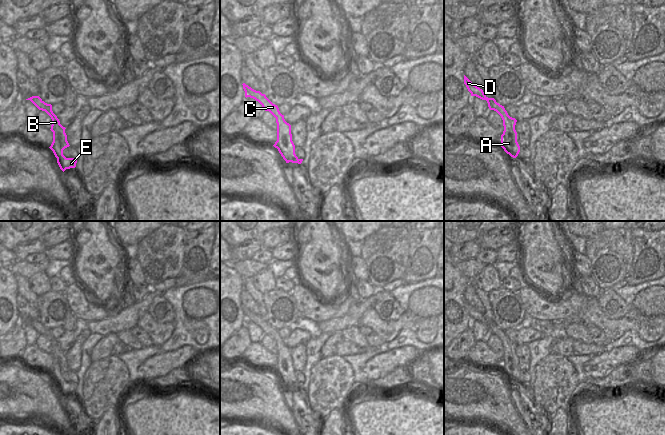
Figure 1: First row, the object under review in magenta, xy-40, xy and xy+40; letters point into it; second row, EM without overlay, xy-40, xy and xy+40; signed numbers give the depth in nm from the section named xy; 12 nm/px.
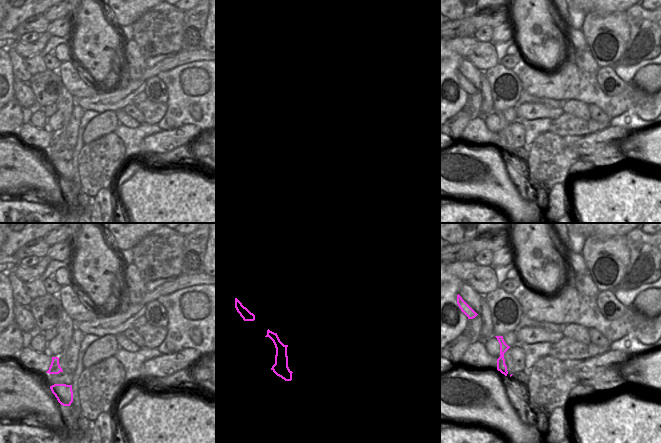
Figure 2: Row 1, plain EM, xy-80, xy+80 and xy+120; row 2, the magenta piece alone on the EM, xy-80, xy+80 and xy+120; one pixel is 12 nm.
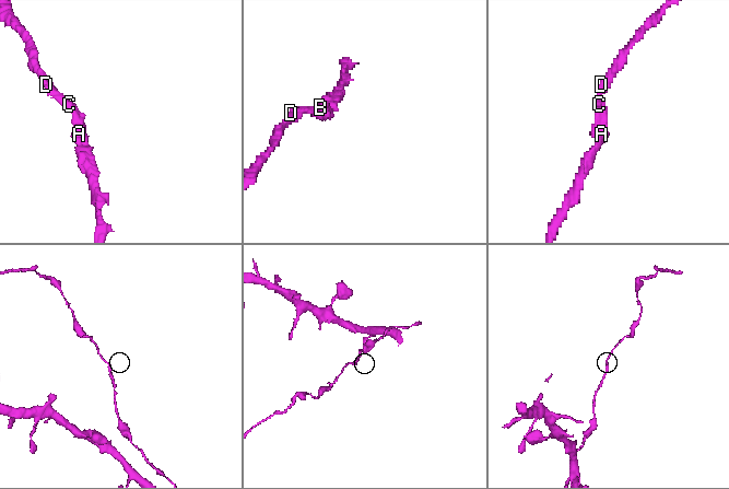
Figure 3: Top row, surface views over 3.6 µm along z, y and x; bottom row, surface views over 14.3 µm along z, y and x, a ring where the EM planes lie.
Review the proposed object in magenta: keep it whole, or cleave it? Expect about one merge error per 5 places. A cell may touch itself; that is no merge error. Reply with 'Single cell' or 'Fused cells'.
Single cell.

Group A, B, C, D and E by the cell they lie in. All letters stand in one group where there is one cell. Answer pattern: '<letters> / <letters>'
A B C D E

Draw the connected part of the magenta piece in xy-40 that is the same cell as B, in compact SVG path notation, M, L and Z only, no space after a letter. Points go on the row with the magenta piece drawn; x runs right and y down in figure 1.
M32 96L26 100L30 100L39 110L45 111L52 119L51 131L53 132L53 142L49 147L55 157L60 169L64 172L66 169L75 168L77 159L66 158L63 150L69 147L65 127L60 124L59 119L52 111L52 105L45 103L39 96Z

